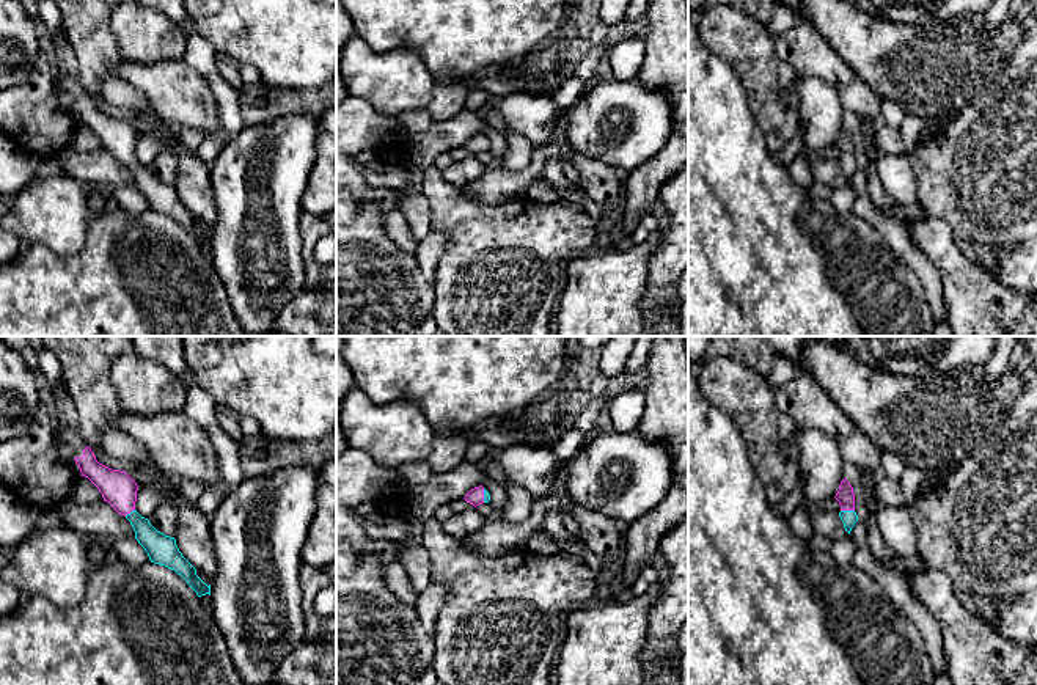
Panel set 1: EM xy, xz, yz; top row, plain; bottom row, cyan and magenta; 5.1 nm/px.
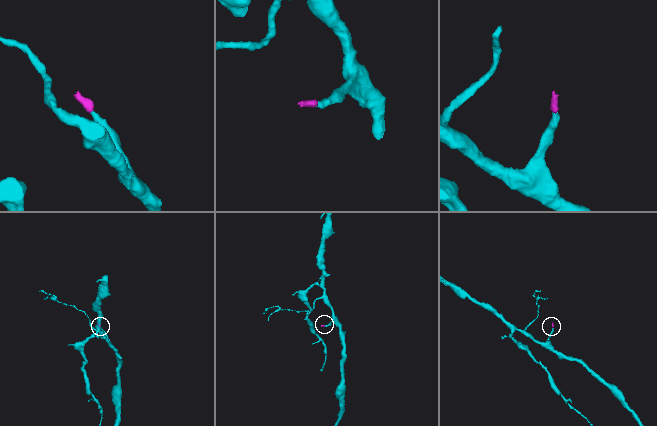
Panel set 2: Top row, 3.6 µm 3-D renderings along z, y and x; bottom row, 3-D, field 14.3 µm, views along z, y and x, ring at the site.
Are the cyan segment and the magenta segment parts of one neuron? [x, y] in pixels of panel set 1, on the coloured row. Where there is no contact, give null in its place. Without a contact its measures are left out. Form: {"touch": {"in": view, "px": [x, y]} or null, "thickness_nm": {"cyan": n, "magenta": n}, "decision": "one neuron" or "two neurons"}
{"touch": {"in": "yz", "px": [847, 511]}, "thickness_nm": {"cyan": 80, "magenta": 90}, "decision": "one neuron"}

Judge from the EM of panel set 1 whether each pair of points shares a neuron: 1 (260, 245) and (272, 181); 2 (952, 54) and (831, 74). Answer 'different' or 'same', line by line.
1: same
2: different

